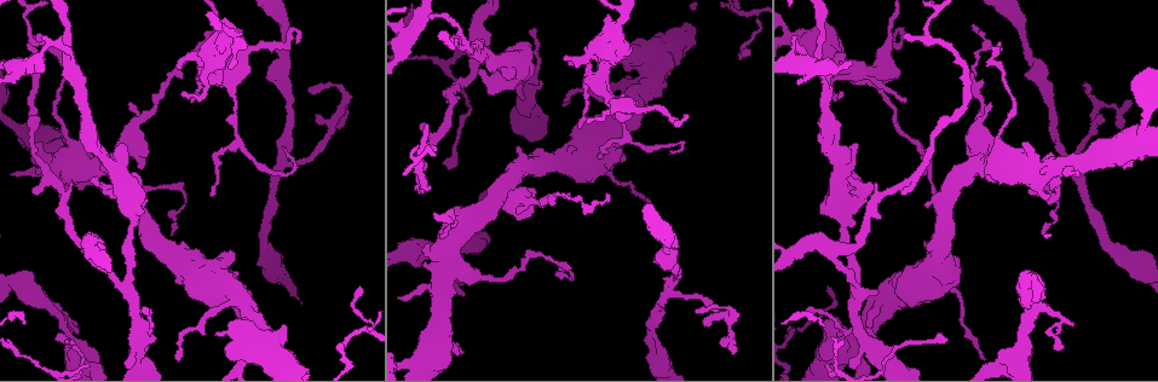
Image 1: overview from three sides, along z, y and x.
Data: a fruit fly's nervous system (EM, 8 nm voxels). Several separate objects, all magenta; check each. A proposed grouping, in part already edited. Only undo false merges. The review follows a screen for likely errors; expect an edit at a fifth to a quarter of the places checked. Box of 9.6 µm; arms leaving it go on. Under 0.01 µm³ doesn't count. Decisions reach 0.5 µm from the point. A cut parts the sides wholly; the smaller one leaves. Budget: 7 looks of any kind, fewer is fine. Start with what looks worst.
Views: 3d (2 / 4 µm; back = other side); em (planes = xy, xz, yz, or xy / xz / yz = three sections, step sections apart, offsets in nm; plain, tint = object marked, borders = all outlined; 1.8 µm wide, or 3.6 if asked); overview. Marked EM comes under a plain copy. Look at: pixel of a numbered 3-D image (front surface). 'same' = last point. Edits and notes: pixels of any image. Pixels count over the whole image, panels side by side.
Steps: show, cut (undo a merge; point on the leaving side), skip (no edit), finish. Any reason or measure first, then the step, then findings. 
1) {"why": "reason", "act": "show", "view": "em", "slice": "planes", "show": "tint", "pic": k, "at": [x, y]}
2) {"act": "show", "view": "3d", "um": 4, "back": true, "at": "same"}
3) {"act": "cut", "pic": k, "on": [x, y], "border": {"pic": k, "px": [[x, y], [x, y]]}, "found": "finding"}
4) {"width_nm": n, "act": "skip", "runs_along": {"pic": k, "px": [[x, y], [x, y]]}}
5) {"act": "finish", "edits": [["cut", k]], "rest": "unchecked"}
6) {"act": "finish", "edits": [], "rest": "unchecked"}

{"why": "abrupt turn", "act": "show", "view": "em", "slice": "planes", "show": "tint", "pic": 1, "at": [460, 36]}

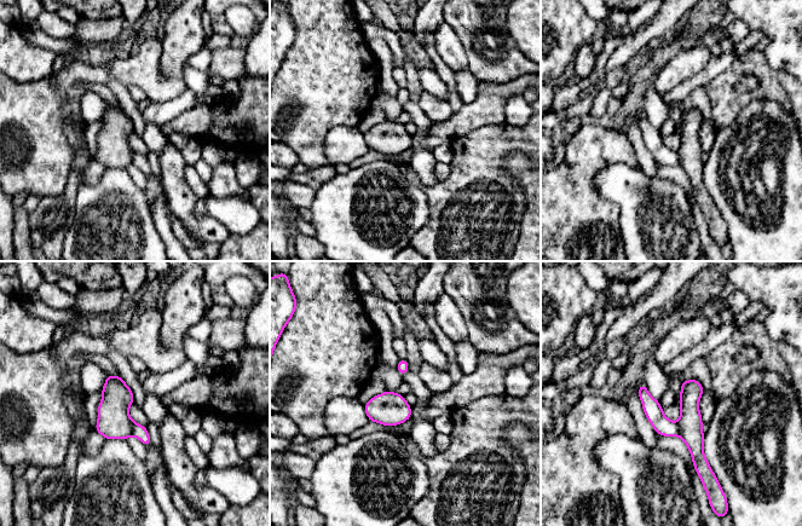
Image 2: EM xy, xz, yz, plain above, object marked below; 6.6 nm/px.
{"act": "cut", "pic": 2, "on": [690, 425], "found": "a second neuron is stuck on"}

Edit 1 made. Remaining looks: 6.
{"why": "branch point", "act": "show", "view": "em", "slice": "xy", "step": 4, "show": "tint", "pic": 1, "at": [832, 250]}

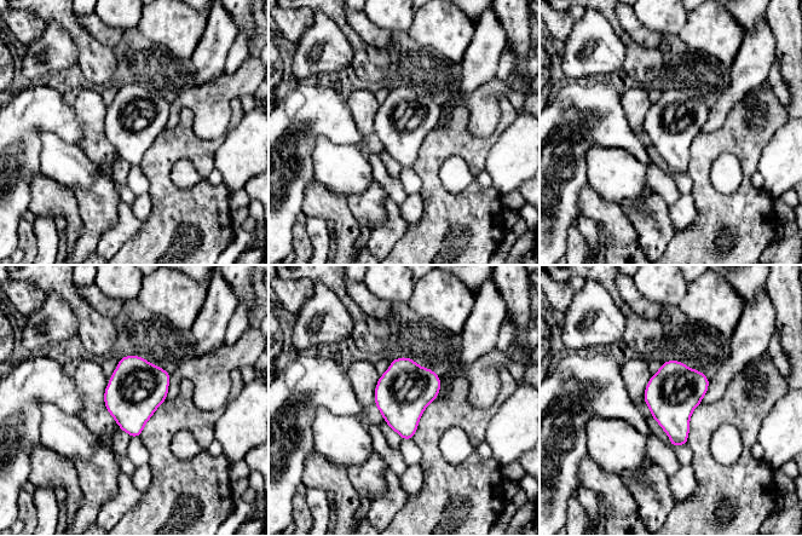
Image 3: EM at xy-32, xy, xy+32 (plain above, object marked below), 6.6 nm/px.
{"act": "skip", "found": "all the same neuron"}

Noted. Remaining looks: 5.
{"why": "sharp bend", "act": "show", "view": "3d", "um": 2, "pic": 1, "at": [181, 191]}

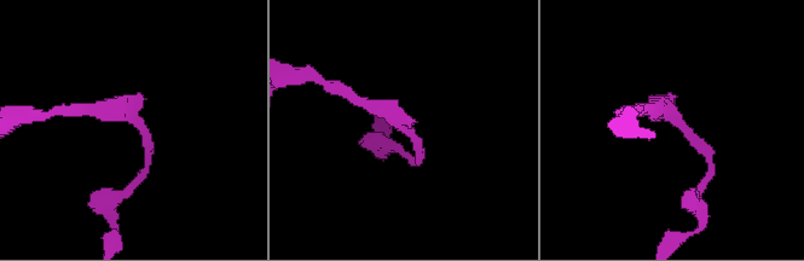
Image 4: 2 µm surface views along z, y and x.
{"why": "now the EM", "act": "show", "view": "em", "slice": "yz", "step": 8, "show": "tint", "pic": 4, "at": [143, 134]}

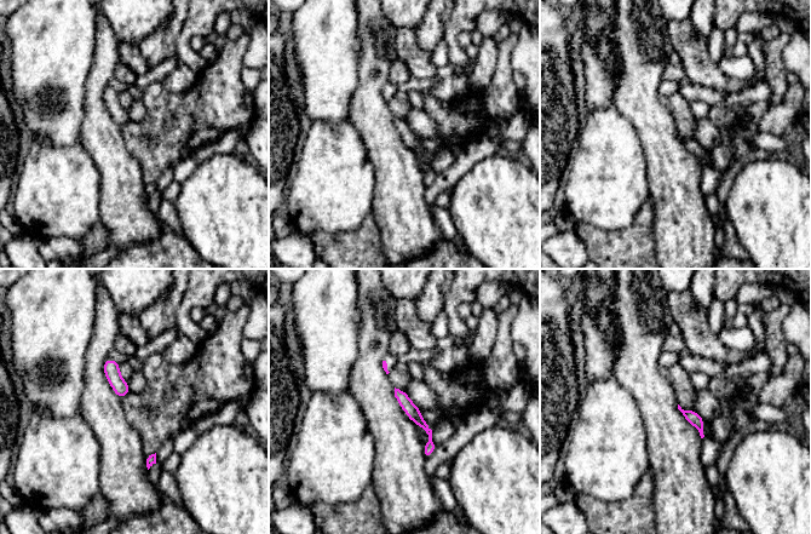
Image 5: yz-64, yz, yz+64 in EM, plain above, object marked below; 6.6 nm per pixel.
{"act": "show", "view": "em", "slice": "planes", "show": "tint", "at": "same"}

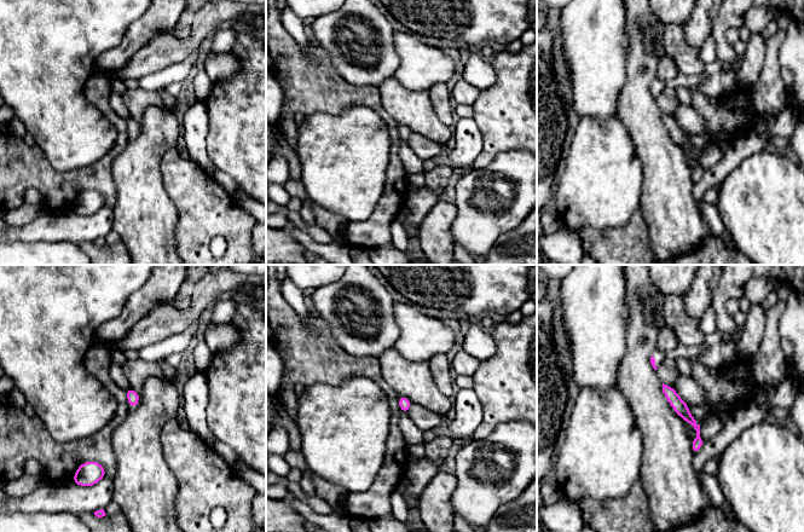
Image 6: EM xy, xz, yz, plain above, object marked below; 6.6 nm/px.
{"width_nm": 80, "act": "skip", "found": "one neuron here"}

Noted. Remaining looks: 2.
{"act": "finish", "edits": [["cut", 2]], "rest": "unchecked"}

